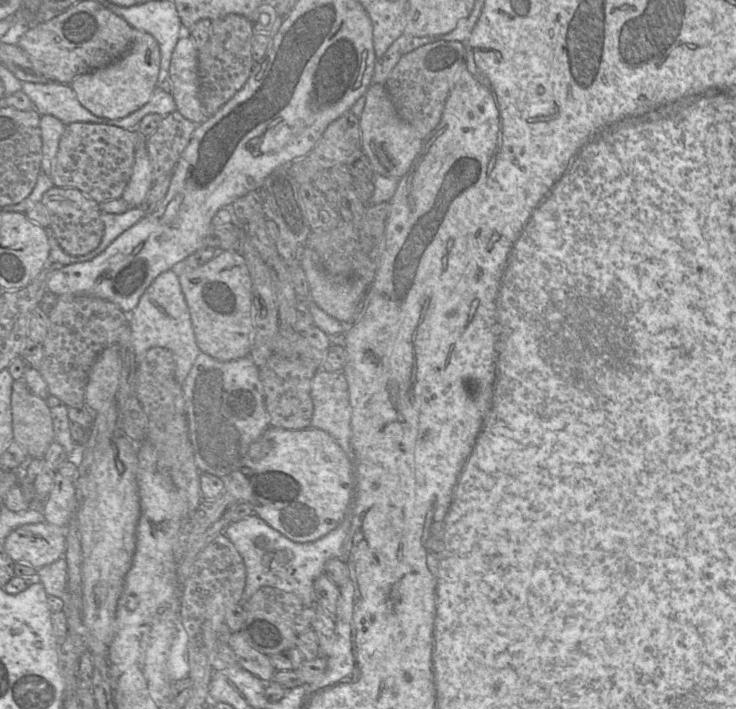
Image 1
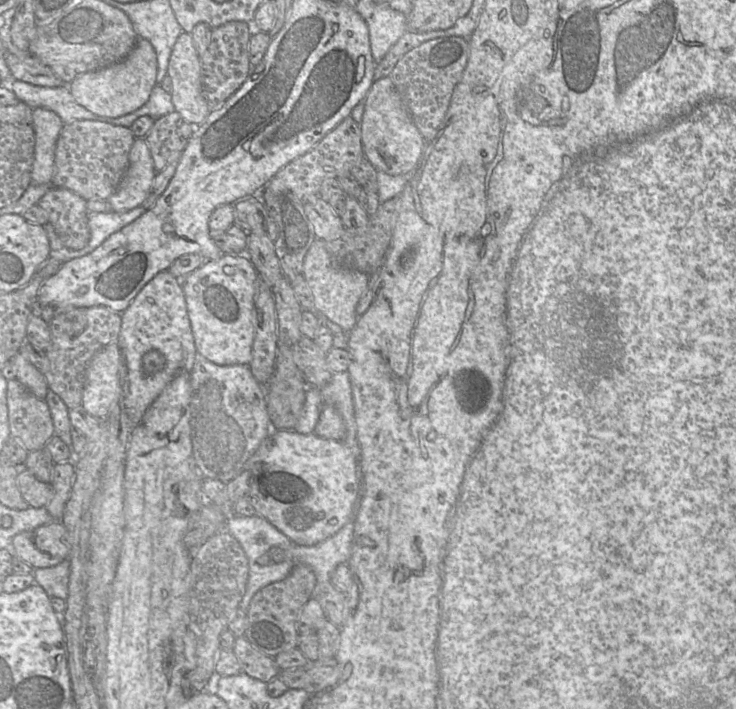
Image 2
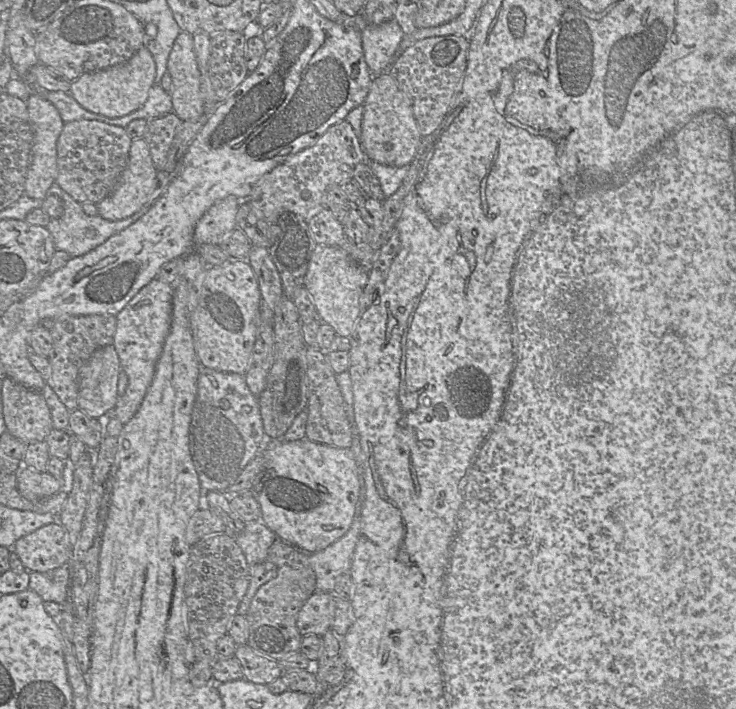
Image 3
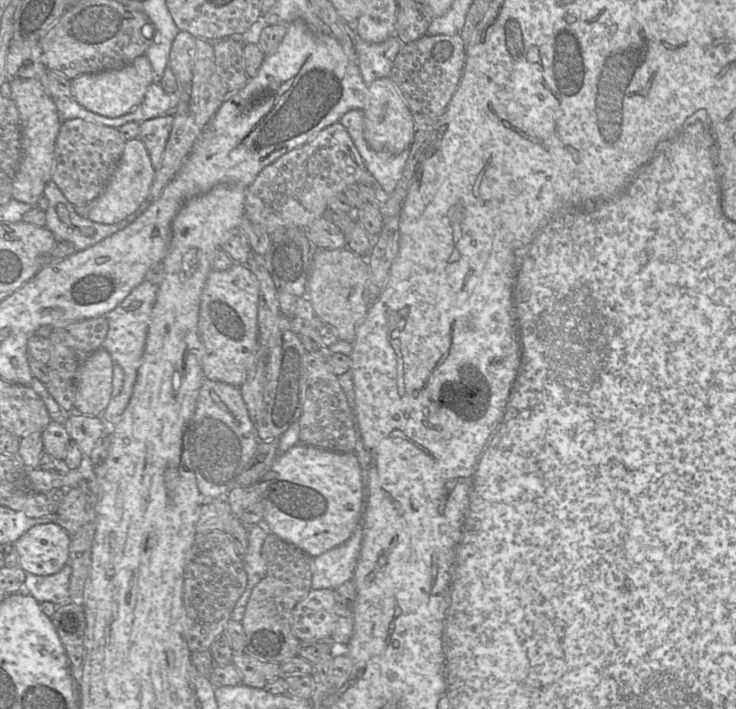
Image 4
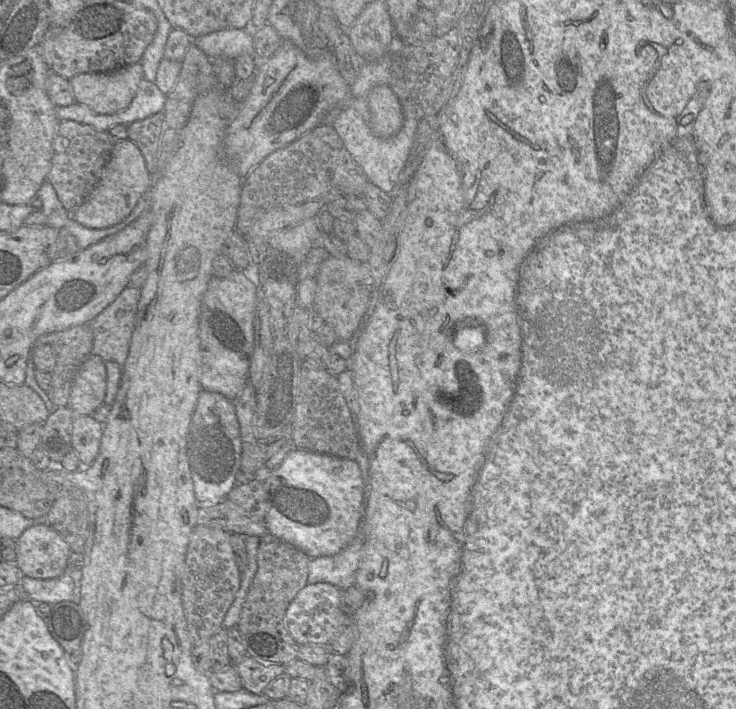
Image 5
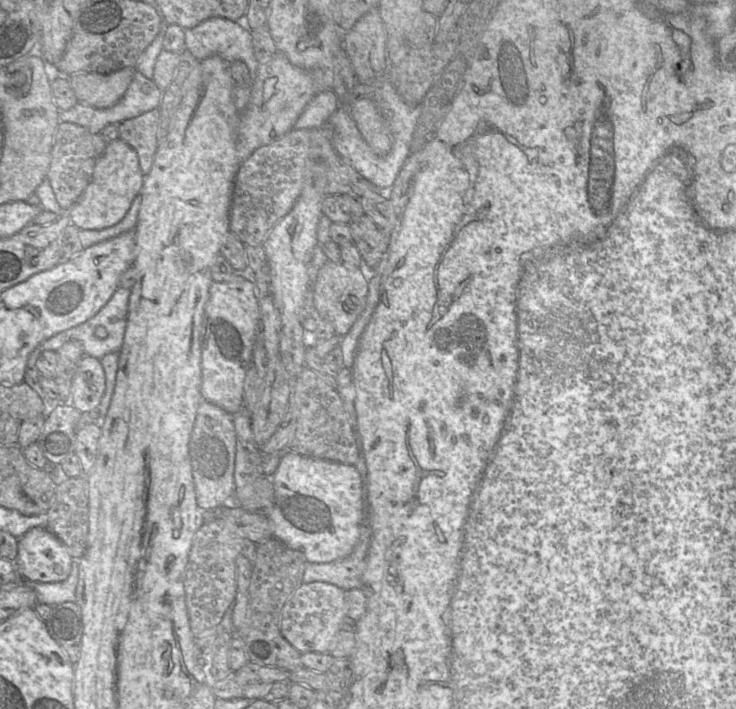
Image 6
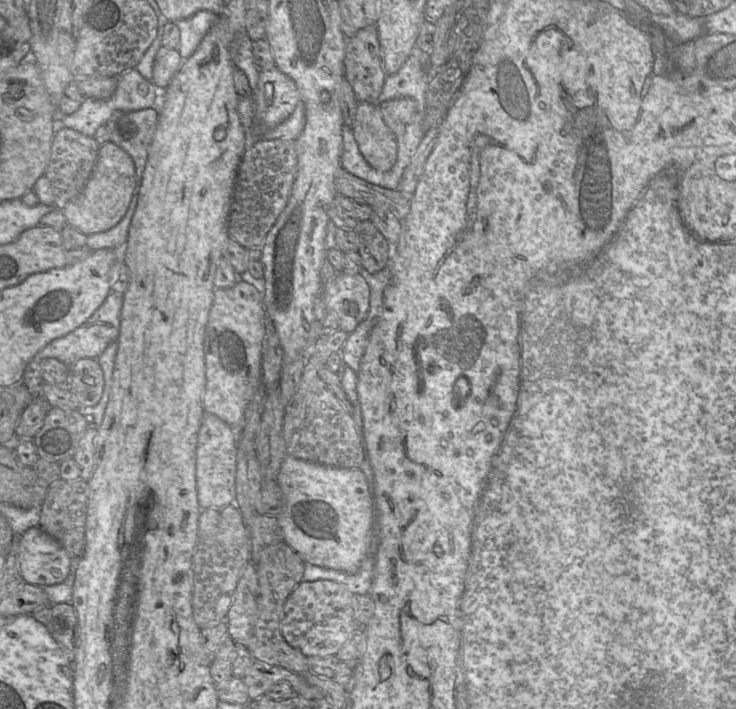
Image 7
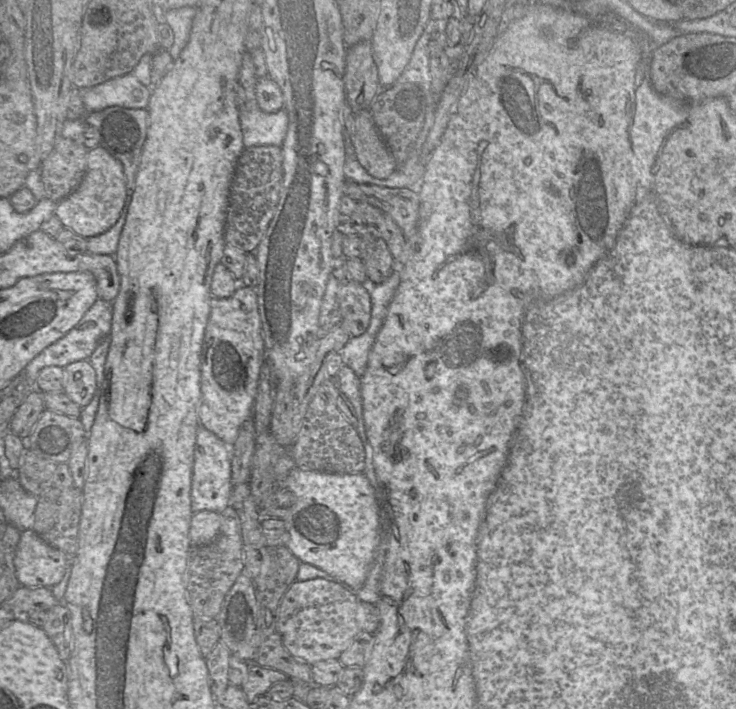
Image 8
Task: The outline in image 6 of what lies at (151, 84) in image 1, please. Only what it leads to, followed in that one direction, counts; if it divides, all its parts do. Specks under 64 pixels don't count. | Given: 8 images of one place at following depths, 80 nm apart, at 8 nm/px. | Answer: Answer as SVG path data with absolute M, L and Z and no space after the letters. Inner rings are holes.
M126 67L108 74L79 72L69 76L69 80L79 103L109 108L122 98L135 72L136 67Z

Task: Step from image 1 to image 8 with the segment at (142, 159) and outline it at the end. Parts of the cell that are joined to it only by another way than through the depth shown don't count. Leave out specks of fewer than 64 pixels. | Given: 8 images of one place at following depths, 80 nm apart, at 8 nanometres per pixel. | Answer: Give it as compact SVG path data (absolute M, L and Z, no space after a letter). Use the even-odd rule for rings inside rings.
M102 147L91 149L87 155L86 173L79 186L56 207L55 215L63 227L85 238L109 230L119 219L125 199L126 180L121 162Z

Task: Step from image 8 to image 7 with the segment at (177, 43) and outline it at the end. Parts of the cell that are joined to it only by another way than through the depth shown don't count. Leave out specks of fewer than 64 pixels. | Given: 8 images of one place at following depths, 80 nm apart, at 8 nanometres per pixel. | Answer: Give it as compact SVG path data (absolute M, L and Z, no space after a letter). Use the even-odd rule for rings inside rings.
M201 10L189 18L175 22L180 31L178 52L183 60L188 59L196 51L219 17L211 11Z

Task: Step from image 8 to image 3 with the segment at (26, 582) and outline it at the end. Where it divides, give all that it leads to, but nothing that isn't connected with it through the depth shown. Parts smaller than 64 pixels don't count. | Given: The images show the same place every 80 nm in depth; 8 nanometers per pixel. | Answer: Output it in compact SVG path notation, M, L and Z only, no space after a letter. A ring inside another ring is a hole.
M54 522L18 539L12 550L28 572L47 572L68 562L69 535L60 522Z

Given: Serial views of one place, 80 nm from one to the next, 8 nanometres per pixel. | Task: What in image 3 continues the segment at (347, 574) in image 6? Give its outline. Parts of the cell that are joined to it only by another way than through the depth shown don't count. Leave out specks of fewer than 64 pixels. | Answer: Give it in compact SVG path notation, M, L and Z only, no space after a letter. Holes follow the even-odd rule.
M355 518L347 532L321 551L309 554L309 563L316 577L316 592L332 592L335 579L350 574L360 537L360 518Z

